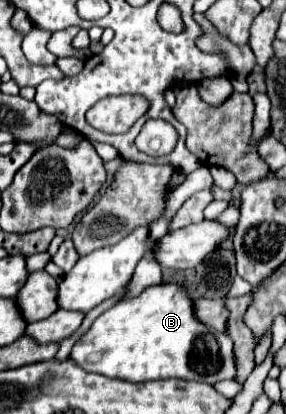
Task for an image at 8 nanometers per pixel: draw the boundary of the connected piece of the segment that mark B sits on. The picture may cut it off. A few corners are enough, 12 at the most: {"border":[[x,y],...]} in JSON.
{"border":[[178,283],[104,311],[74,345],[134,383],[236,379],[232,339]]}

